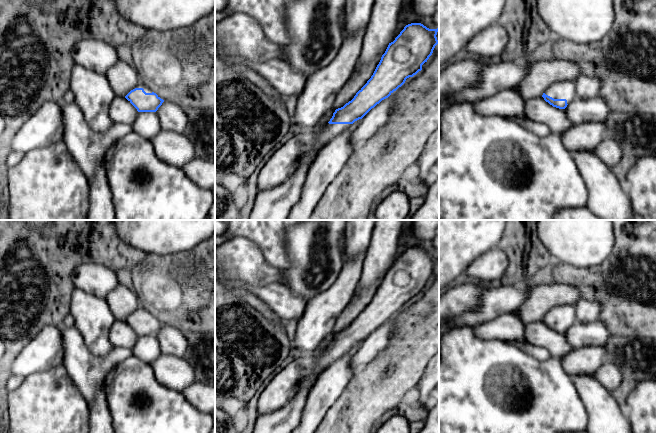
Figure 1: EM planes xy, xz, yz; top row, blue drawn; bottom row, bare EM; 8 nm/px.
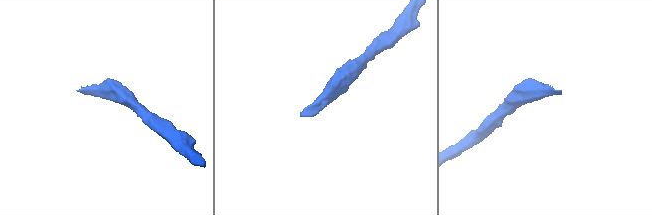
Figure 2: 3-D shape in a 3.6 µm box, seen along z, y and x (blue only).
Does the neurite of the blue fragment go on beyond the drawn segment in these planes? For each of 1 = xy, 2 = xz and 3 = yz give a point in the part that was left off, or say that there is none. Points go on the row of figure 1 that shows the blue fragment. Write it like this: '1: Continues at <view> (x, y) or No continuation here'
1: Continues at xy (140, 85)
2: Continues at xz (285, 161)
3: Continues at yz (566, 89)

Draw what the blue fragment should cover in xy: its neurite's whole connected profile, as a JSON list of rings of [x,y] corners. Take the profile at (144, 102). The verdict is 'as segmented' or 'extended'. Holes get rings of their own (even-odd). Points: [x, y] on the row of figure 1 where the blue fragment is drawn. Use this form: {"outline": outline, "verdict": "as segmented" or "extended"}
{"outline": [[[139,82],[125,98],[137,109],[138,112],[156,112],[164,102],[149,87]]], "verdict": "extended"}

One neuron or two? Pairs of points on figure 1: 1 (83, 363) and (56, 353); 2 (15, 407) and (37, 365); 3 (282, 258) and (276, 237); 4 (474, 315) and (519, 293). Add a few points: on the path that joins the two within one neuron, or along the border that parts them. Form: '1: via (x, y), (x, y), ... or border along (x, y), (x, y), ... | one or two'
1: border along (60, 333), (63, 364) | two
2: border along (55, 366), (34, 372), (24, 378) | two
3: via (277, 253), (276, 242) | one
4: via (485, 312), (496, 301), (508, 298) | one

